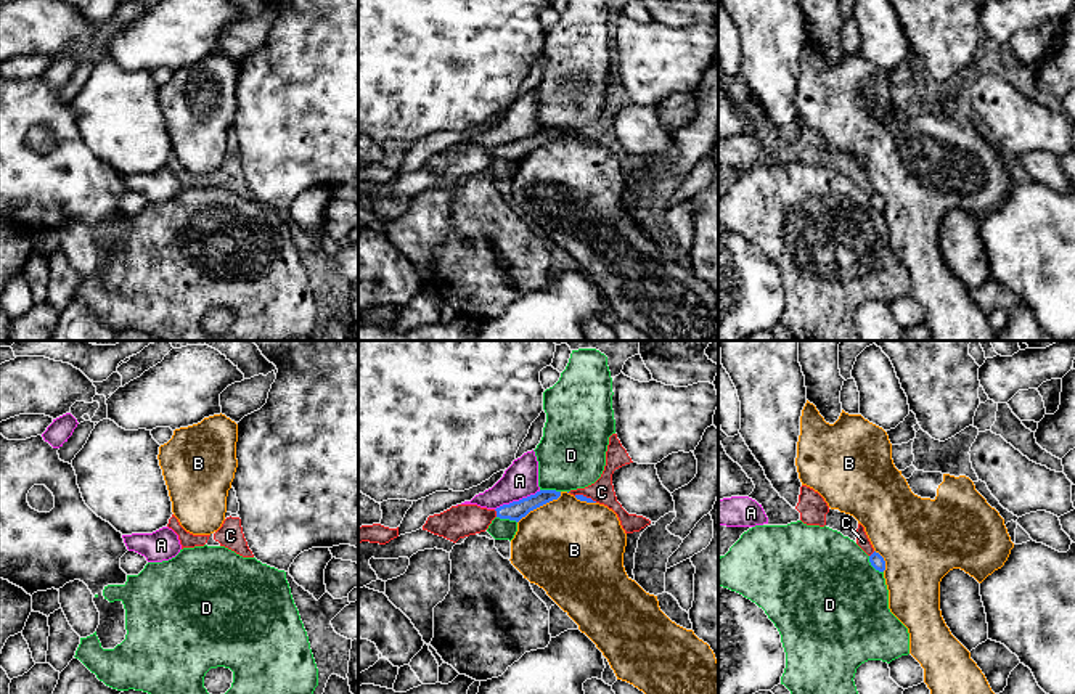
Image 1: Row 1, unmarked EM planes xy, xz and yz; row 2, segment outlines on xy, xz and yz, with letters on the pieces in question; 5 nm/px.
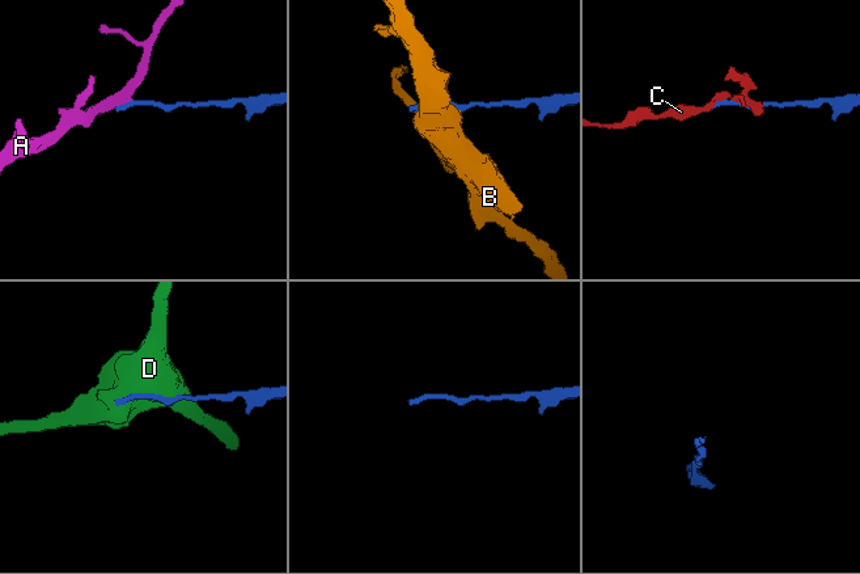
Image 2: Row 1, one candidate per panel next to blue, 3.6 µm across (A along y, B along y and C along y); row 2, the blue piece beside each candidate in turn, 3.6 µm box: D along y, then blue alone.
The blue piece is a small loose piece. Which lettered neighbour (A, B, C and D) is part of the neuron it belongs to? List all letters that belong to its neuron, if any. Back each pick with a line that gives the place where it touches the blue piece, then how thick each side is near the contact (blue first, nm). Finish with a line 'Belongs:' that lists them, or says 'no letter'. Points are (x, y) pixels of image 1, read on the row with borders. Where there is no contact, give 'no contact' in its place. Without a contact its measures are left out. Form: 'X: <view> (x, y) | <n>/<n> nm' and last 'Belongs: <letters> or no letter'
C: xz (497, 513) | 100/160 nm
Belongs: C

